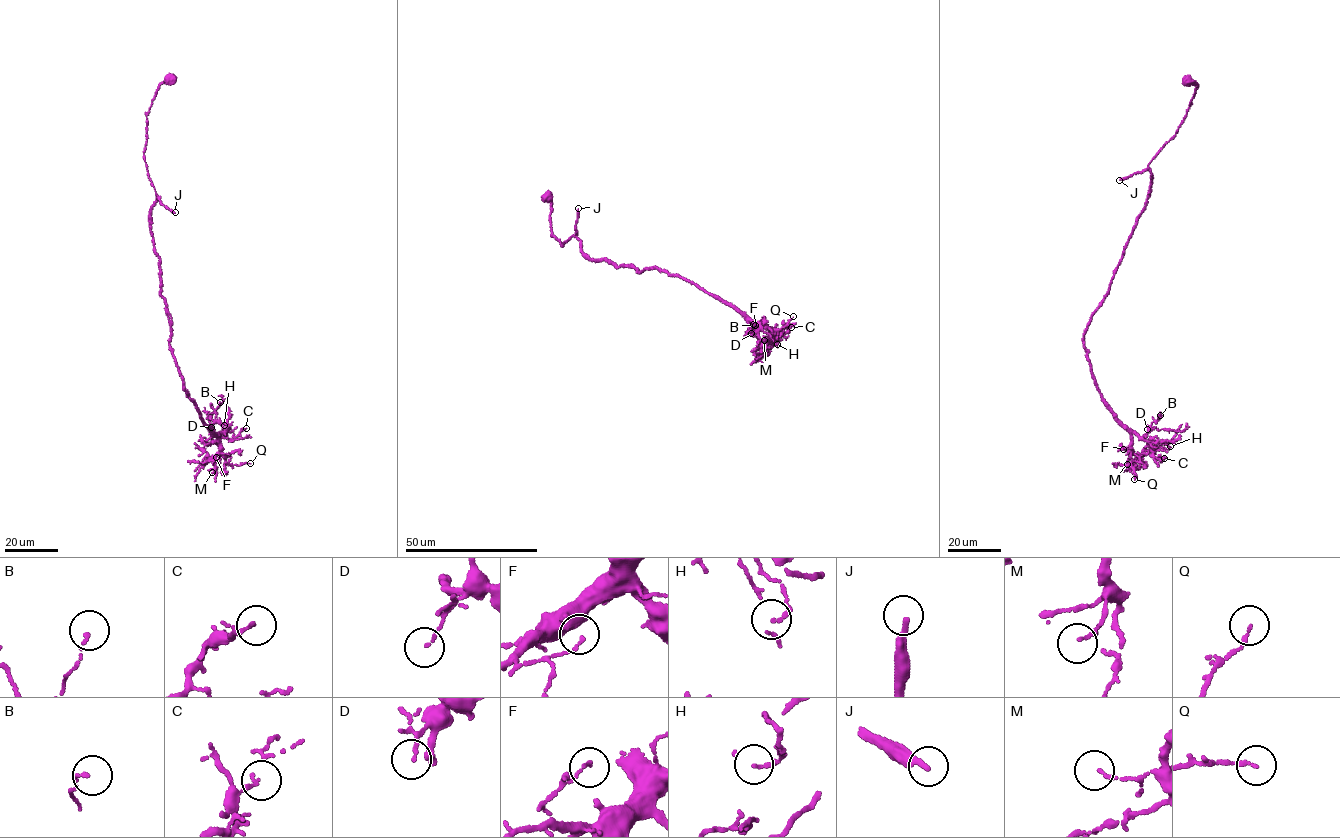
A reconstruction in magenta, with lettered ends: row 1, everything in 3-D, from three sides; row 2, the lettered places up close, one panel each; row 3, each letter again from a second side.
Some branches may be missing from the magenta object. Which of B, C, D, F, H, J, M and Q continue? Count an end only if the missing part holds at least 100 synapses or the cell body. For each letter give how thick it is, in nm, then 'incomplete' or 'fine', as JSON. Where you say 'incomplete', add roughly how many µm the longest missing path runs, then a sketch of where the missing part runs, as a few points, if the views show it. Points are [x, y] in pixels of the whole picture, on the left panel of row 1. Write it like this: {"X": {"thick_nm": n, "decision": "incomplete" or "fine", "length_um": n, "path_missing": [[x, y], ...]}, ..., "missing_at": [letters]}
{"B": {"thick_nm": 100, "decision": "fine"}, "C": {"thick_nm": 130, "decision": "fine"}, "D": {"thick_nm": 100, "decision": "fine"}, "F": {"thick_nm": 110, "decision": "fine"}, "H": {"thick_nm": 130, "decision": "fine"}, "J": {"thick_nm": 240, "decision": "incomplete", "length_um": 70, "path_missing": [[175, 212], [230, 257], [241, 274], [249, 273], [256, 278], [262, 294]]}, "M": {"thick_nm": 100, "decision": "fine"}, "Q": {"thick_nm": 130, "decision": "fine"}, "missing_at": ["J"]}

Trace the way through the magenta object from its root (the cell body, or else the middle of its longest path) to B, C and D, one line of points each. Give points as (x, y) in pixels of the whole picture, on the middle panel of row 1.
B: (547, 197), (552, 235), (562, 246), (574, 236), (591, 261), (684, 278), (760, 322), (753, 331), (753, 324)
C: (547, 197), (552, 235), (562, 246), (574, 236), (590, 260), (639, 273), (657, 268), (774, 334), (791, 327)
D: (547, 197), (552, 235), (562, 246), (574, 236), (591, 261), (684, 278), (760, 322), (751, 333)

